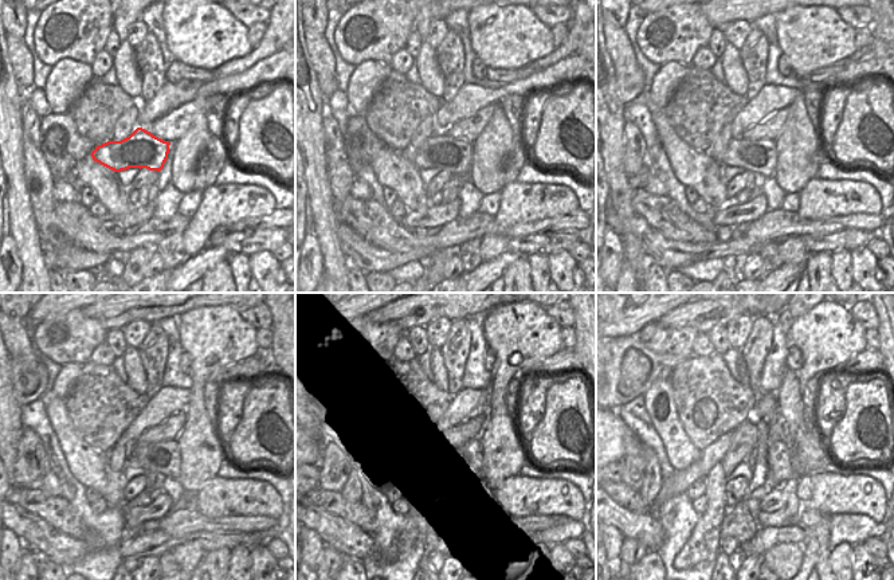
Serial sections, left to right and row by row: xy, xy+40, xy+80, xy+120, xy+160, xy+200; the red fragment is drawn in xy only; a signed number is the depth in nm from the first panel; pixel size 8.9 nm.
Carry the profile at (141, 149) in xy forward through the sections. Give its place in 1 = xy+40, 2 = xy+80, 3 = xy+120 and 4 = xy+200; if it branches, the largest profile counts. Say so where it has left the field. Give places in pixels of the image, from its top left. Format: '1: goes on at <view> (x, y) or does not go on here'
1: goes on at xy+40 (440, 151)
2: goes on at xy+80 (757, 156)
3: goes on at xy+120 (164, 457)
4: goes on at xy+200 (779, 457)

